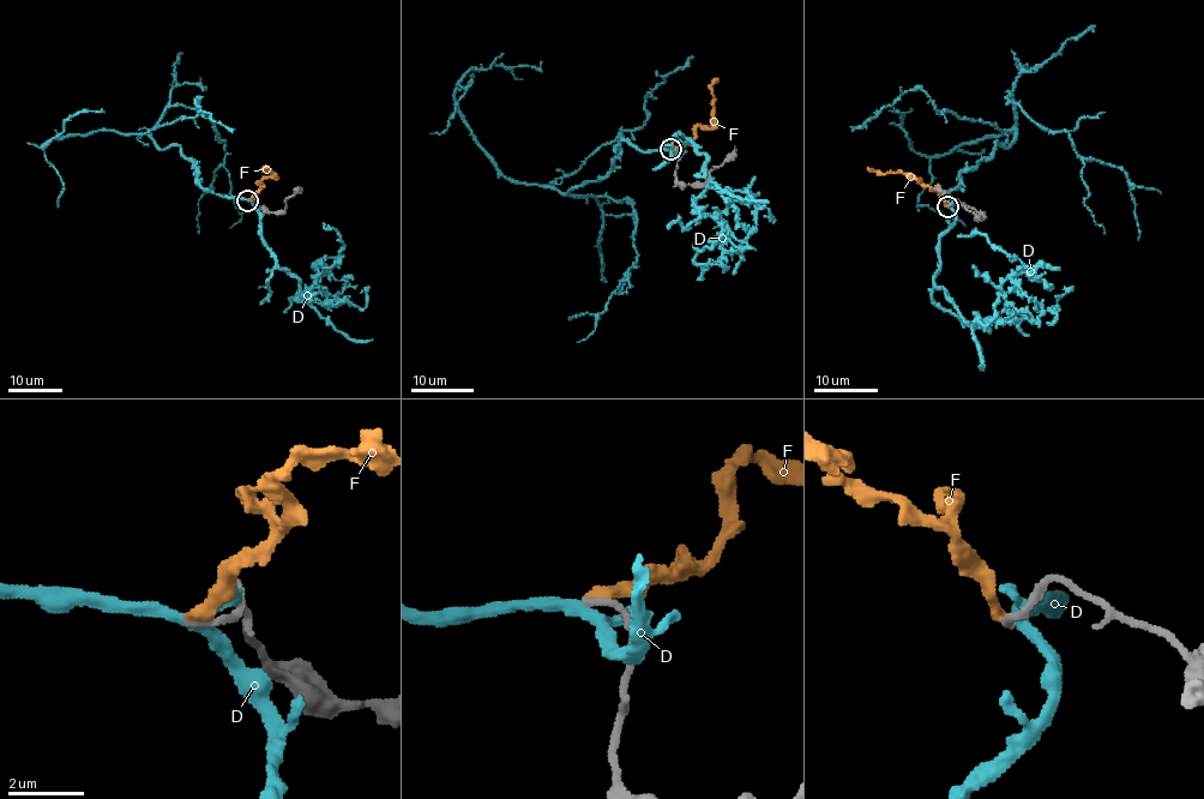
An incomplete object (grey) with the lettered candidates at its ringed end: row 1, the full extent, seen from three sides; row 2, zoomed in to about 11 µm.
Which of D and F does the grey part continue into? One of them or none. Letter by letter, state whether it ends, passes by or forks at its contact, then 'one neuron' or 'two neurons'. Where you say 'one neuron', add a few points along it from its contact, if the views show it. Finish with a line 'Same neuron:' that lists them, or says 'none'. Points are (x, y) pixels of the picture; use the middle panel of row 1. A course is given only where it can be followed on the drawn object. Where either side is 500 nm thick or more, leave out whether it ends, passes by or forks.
D: it forks | two neurons
F: it ends | two neurons
Same neuron: none

